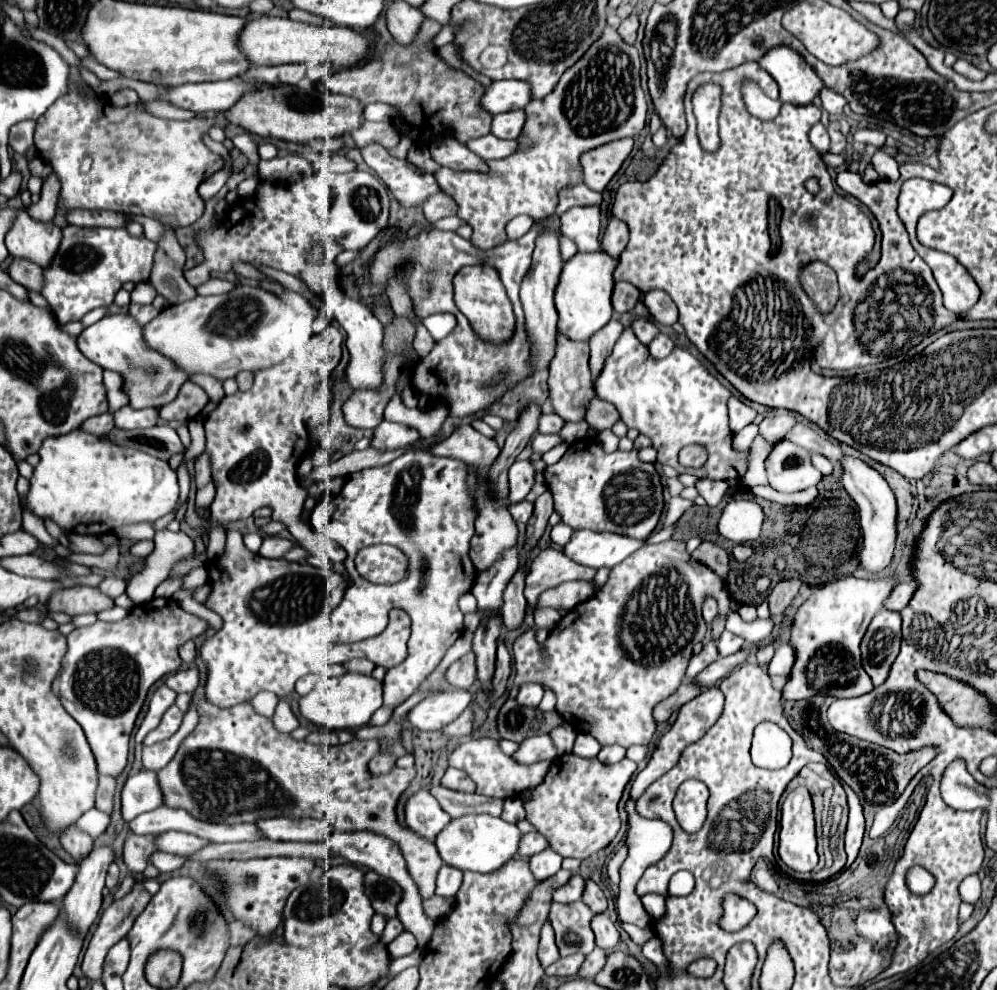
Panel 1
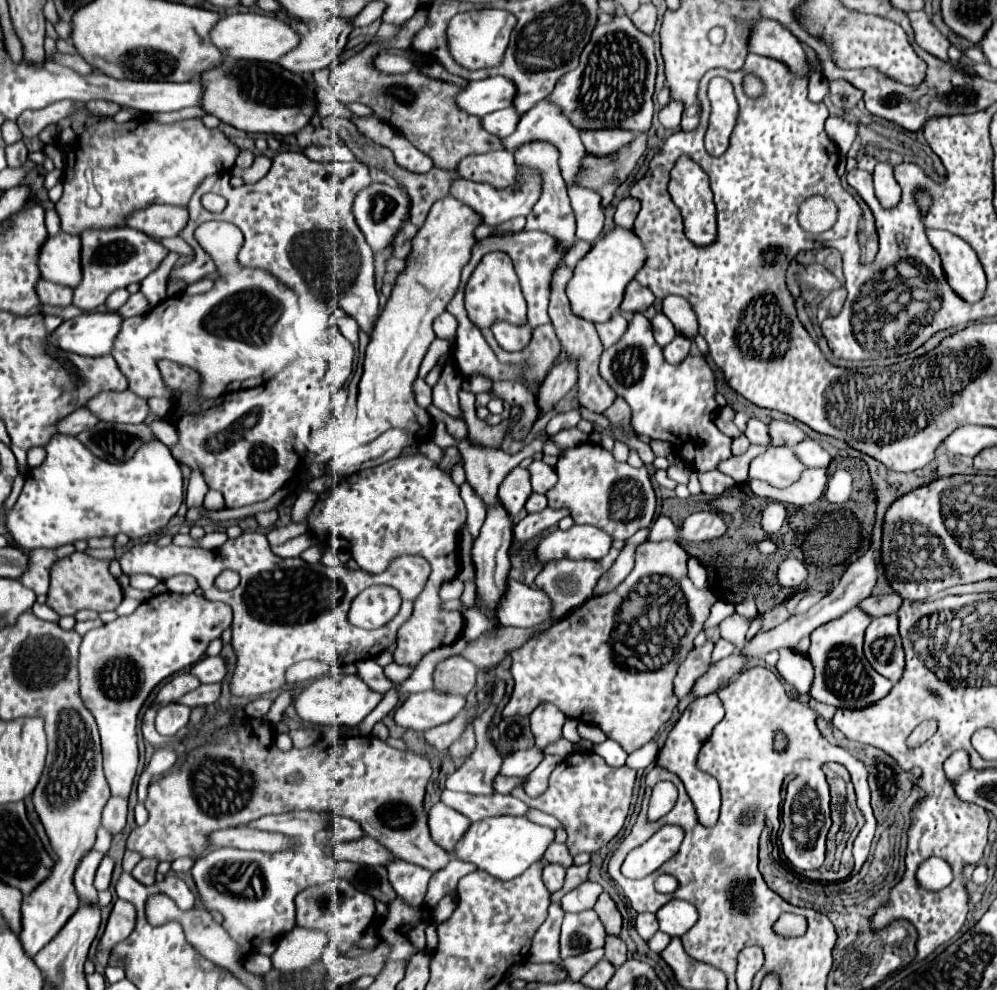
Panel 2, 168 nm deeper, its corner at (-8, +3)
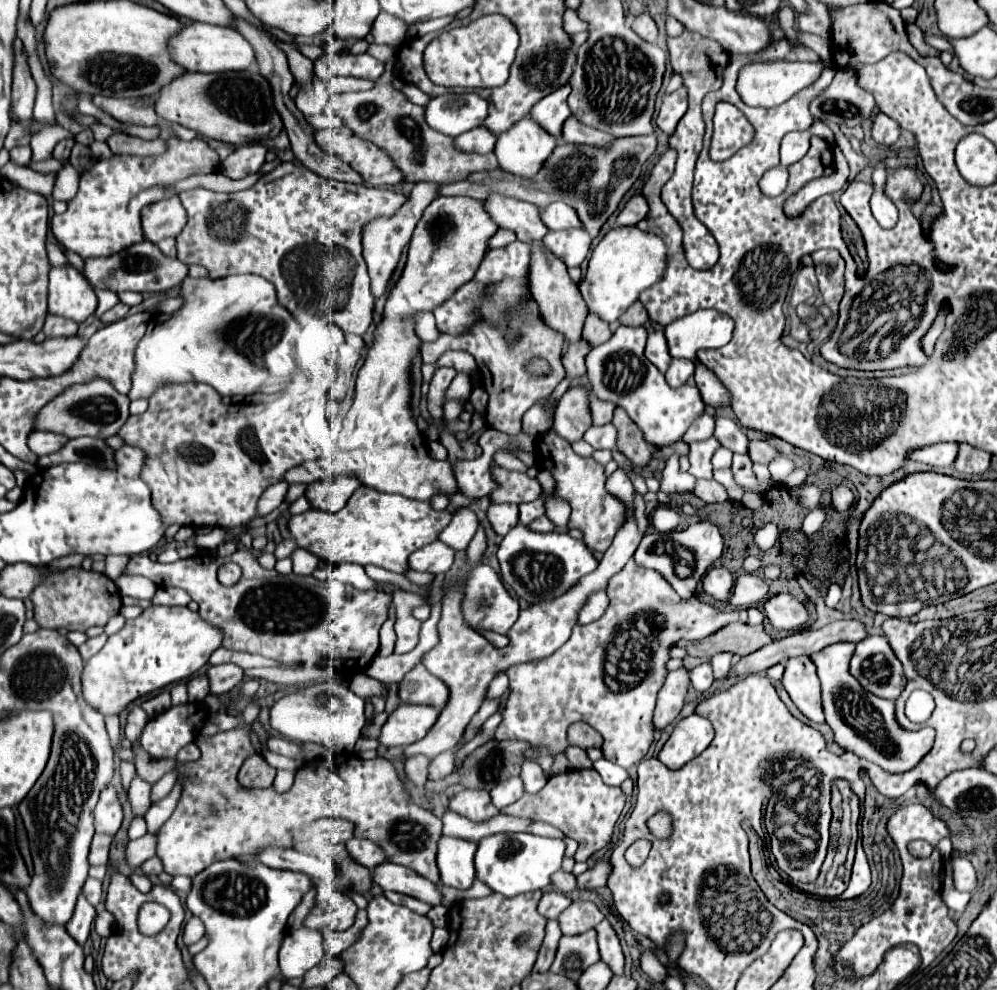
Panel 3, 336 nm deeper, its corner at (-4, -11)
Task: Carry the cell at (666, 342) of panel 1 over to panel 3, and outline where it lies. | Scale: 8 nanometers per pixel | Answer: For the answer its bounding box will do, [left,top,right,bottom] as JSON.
[665,359,695,387]

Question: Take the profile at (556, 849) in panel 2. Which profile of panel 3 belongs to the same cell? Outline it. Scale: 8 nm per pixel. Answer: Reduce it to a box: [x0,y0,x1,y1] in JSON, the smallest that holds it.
[551,871,577,893]

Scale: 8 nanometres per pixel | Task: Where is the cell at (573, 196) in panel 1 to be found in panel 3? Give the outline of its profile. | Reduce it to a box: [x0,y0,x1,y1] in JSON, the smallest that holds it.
[529,85,571,141]

